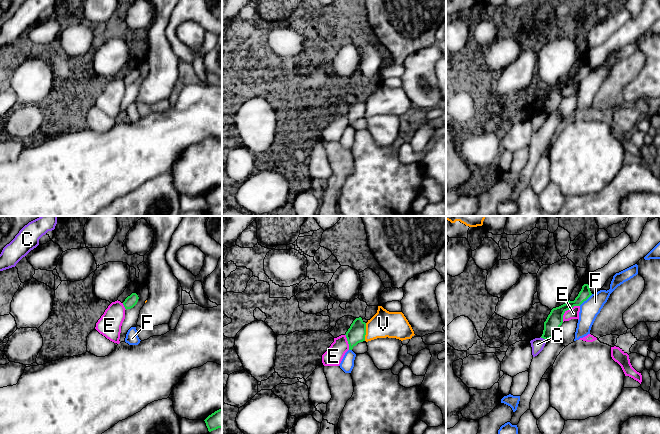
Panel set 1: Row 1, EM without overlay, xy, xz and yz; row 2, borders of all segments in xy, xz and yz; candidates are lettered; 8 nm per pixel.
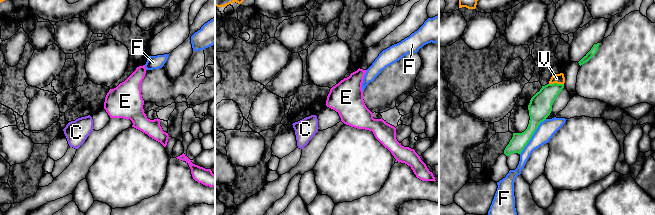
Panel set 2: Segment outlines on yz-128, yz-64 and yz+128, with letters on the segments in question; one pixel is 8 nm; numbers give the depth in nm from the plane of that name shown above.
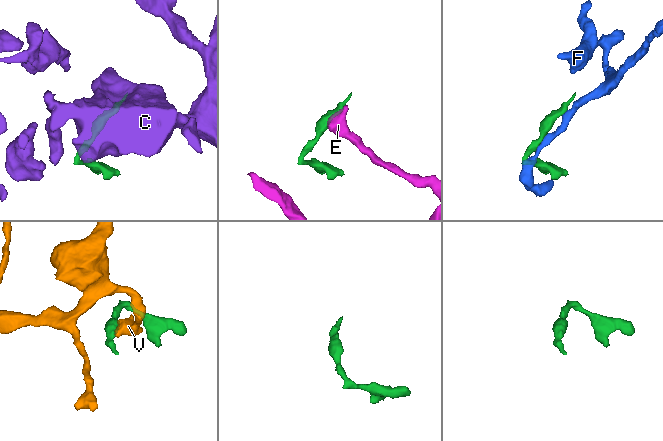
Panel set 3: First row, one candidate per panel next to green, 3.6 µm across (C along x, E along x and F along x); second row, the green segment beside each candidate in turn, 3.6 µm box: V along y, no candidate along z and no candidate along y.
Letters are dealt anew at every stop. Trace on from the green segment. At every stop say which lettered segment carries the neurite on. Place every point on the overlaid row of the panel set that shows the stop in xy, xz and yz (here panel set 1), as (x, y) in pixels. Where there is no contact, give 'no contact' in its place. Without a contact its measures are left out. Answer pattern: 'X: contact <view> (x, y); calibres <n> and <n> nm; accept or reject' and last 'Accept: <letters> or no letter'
C: contact yz (543, 338); calibres 130 and 110 nm; reject
E: contact yz (567, 309); calibres 130 and 90 nm; reject
F: contact yz (585, 300); calibres 100 and 160 nm; reject
V: contact xz (365, 332); calibres 150 and 220 nm; reject
Accept: no letter

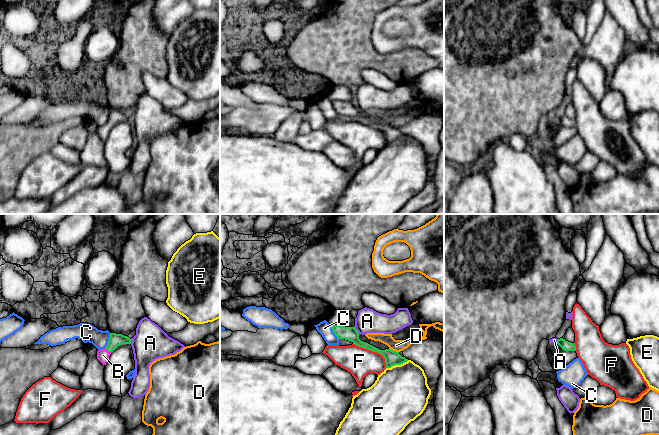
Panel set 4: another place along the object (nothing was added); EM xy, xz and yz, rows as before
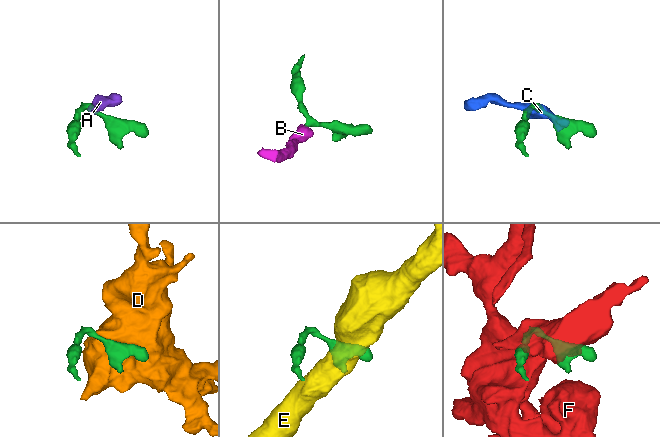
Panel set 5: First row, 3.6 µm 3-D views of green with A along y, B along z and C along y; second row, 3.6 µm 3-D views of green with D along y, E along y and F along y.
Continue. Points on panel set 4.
A: contact xz (356, 330); calibres 110 and 190 nm; reject
B: contact xy (108, 351); calibres 110 and 100 nm; accept
C: contact xy (109, 340); calibres 110 and 140 nm; reject
D: contact xz (394, 351); calibres 120 and 100 nm; reject
E: contact xz (397, 364); calibres 120 and 460 nm; reject
F: contact xz (373, 351); calibres 120 and 220 nm; reject
Accept: B

